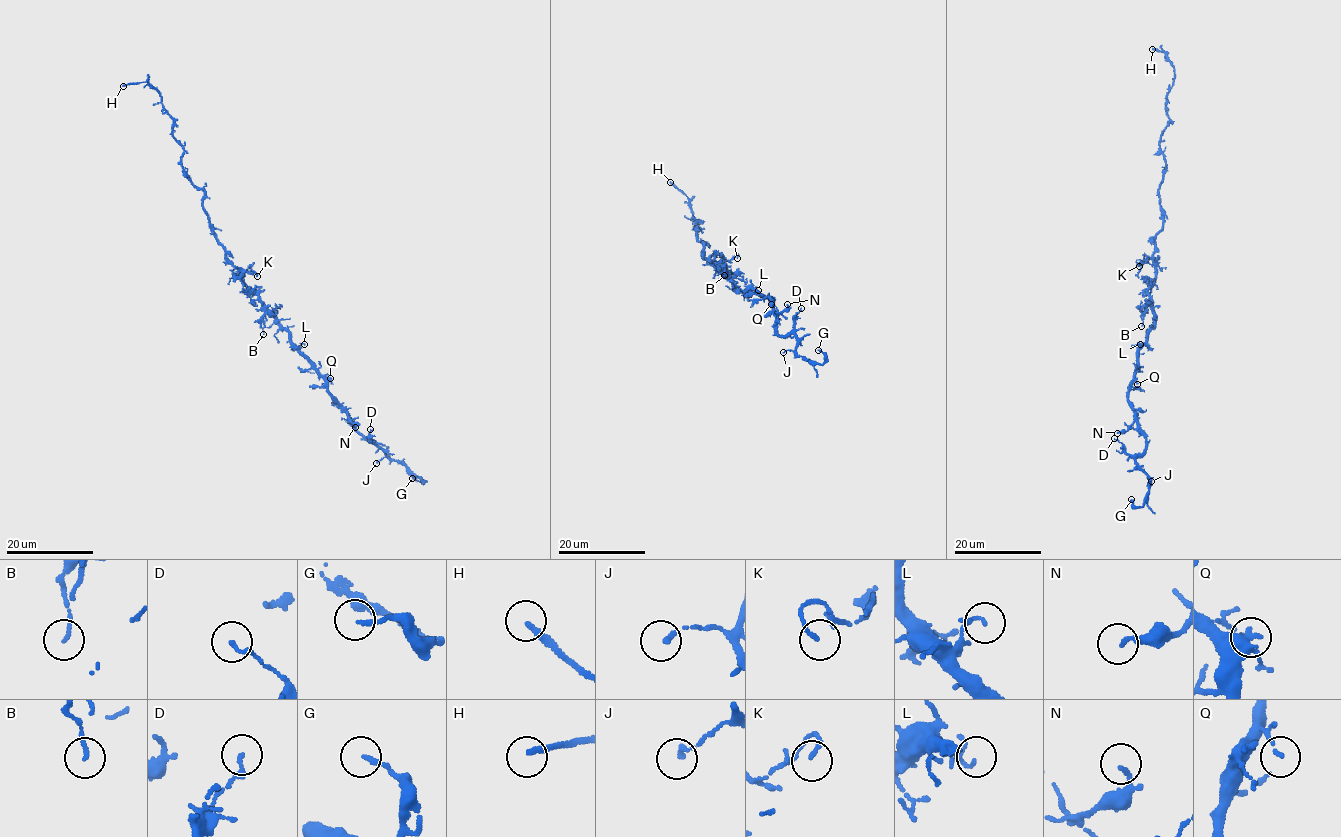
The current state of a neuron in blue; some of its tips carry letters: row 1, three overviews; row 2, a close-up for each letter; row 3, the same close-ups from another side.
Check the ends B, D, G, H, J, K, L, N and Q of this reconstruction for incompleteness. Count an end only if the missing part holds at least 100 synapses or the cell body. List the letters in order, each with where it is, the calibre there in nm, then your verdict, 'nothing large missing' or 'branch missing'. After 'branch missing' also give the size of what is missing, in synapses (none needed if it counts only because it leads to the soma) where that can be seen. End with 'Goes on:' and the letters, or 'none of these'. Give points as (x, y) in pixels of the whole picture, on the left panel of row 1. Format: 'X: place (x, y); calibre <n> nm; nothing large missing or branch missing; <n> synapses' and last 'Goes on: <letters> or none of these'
B: place (263, 334); calibre 140 nm; nothing large missing
D: place (370, 429); calibre 170 nm; nothing large missing
G: place (412, 478); calibre 170 nm; nothing large missing
H: place (123, 86); calibre 200 nm; branch missing
J: place (376, 463); calibre 160 nm; nothing large missing
K: place (257, 276); calibre 130 nm; nothing large missing
L: place (304, 344); calibre 70 nm; nothing large missing
N: place (355, 427); calibre 100 nm; nothing large missing
Q: place (330, 378); calibre 110 nm; nothing large missing
Goes on: H

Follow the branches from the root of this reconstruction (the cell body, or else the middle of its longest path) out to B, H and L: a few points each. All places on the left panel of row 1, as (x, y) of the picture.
B: (257, 295), (264, 310), (263, 334)
H: (257, 295), (226, 257), (204, 208), (204, 192), (184, 171), (183, 148), (161, 93), (146, 81), (123, 86)
L: (257, 295), (262, 308), (286, 329), (293, 344), (299, 347), (304, 344)

